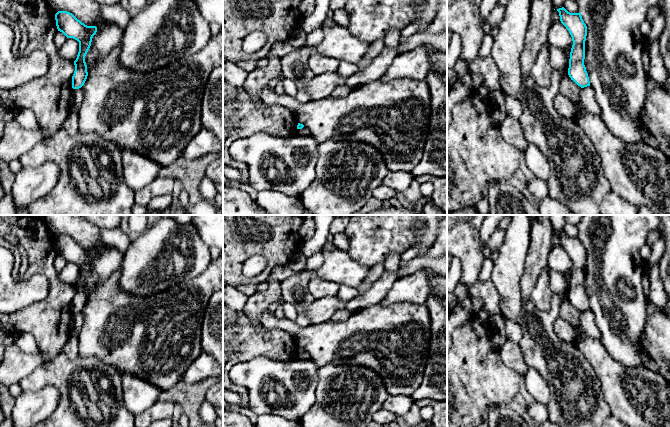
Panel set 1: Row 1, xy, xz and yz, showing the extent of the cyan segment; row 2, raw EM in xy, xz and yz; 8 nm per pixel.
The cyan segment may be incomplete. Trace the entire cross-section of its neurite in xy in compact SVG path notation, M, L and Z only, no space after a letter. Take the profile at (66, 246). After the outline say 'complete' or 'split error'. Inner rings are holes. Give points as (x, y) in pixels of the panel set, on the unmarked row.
M58 235L55 238L56 250L67 262L79 266L79 276L74 285L75 295L72 300L72 312L81 312L88 300L85 280L91 270L92 262L97 256L96 250L87 250L78 244L72 237Z; complete

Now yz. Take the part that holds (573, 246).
M564 231L557 233L561 247L569 255L573 269L570 276L568 299L581 312L590 310L585 283L585 265L587 250L581 237L570 237Z; complete

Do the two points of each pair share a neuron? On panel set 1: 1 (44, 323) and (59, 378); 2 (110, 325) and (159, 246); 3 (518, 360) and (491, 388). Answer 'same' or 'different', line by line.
1: different
2: different
3: different

